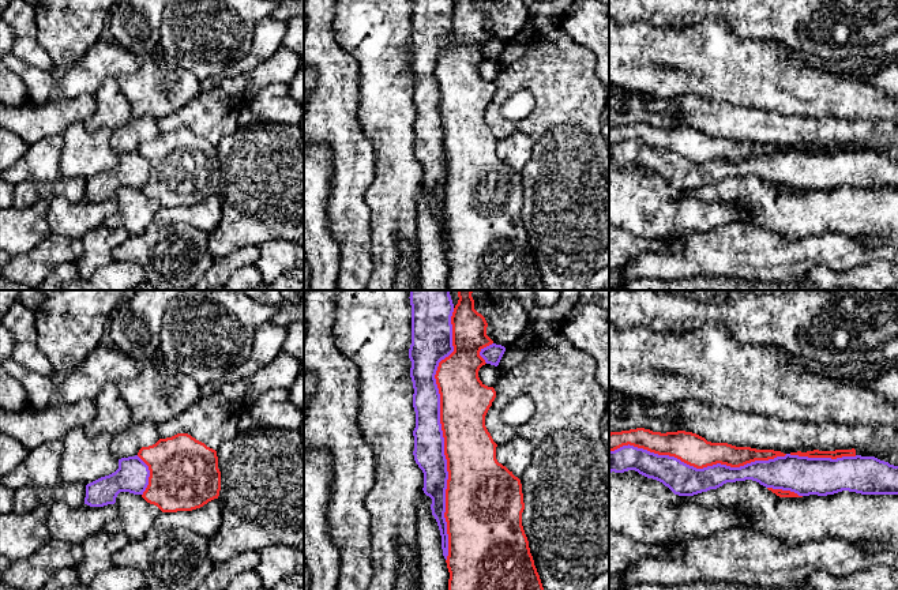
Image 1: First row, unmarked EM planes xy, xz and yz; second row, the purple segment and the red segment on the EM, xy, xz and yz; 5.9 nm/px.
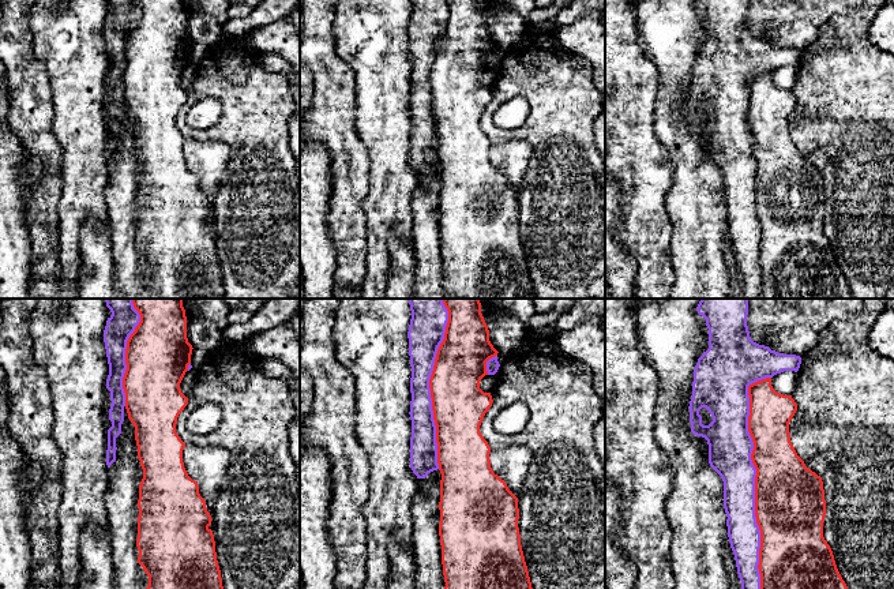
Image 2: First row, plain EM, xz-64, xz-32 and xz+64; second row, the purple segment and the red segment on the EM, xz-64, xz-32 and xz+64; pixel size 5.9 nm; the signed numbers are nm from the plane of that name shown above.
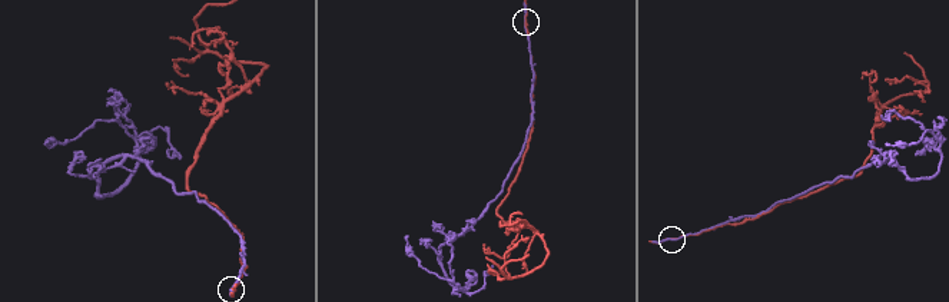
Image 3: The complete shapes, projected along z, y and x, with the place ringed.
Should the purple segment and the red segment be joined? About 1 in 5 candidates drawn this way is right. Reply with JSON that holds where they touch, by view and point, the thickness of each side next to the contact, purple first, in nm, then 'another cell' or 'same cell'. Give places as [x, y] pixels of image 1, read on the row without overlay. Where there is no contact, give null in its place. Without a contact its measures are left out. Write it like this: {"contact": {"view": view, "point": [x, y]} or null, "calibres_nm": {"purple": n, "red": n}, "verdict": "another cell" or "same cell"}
{"contact": {"view": "xz", "point": [442, 128]}, "calibres_nm": {"purple": 180, "red": 300}, "verdict": "another cell"}

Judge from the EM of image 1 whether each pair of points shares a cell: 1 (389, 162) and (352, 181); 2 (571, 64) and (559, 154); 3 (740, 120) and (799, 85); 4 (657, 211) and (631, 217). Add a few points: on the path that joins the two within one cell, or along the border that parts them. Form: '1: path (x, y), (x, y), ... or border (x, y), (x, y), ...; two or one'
1: border (368, 138), (374, 153), (374, 177), (364, 199); two
2: path (567, 86), (566, 132); one
3: border (728, 102), (777, 109), (791, 115); two
4: path (650, 211), (638, 211); one

